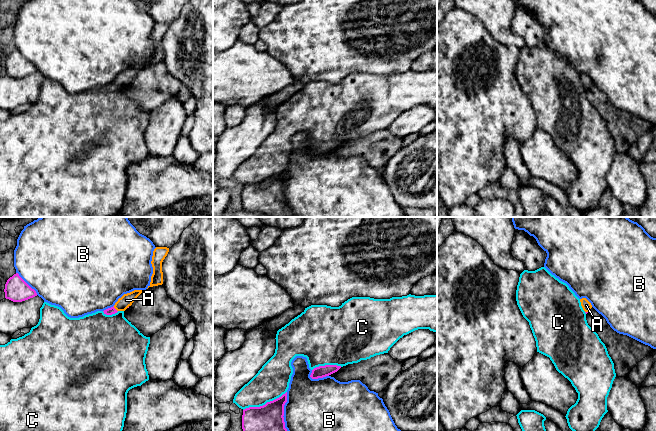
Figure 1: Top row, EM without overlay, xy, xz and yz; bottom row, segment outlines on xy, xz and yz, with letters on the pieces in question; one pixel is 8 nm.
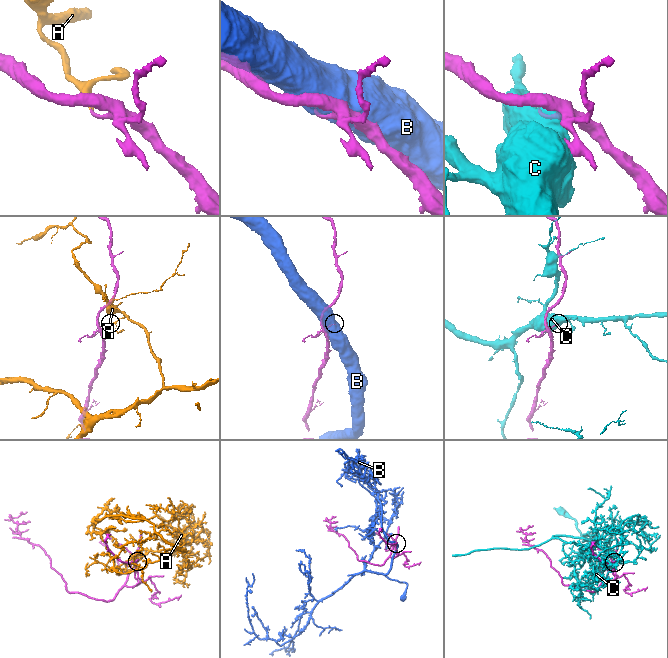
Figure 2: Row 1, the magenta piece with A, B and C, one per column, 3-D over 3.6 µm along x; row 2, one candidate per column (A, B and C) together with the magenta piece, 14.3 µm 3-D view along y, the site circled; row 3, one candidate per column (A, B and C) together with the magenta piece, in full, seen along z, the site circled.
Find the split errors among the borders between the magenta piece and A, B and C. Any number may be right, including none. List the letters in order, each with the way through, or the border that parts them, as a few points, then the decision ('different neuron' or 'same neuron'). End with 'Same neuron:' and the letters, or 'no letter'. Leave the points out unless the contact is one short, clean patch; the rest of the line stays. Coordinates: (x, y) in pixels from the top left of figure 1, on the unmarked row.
A: different neuron
B: different neuron
C: different neuron
Same neuron: no letter

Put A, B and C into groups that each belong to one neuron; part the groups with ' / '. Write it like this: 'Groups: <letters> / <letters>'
Groups: A / B / C

